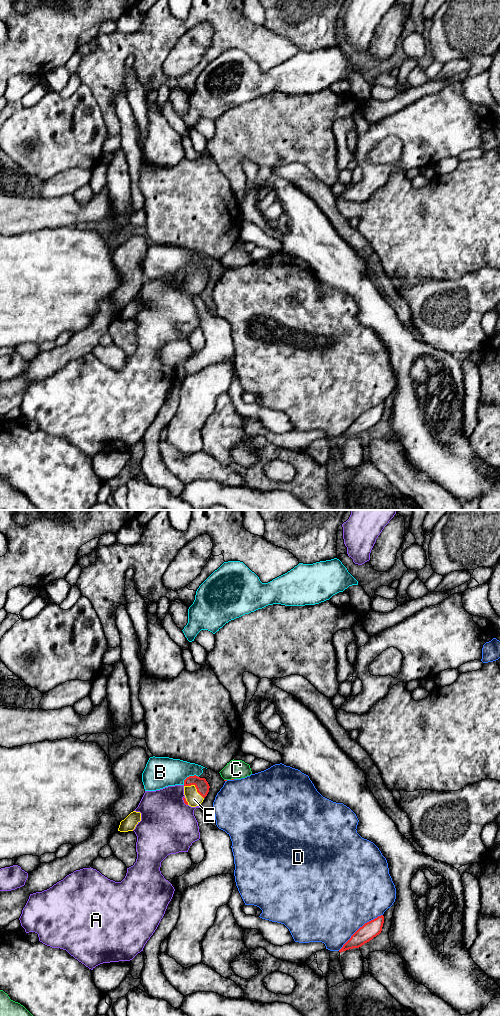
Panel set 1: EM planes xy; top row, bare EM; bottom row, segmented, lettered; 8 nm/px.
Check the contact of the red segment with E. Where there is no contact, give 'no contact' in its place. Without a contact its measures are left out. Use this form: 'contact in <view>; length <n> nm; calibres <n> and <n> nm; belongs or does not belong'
contact in xy; length 190 nm; calibres 110 and 120 nm; belongs

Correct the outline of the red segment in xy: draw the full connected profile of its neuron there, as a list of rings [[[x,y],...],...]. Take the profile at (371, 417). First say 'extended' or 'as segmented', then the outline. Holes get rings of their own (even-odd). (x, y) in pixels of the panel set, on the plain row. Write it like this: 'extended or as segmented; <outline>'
as segmented; [[[383,403],[365,411],[351,424],[351,426],[343,433],[339,440],[341,441],[349,437],[359,436],[365,431],[369,430],[381,421],[383,411]]]

